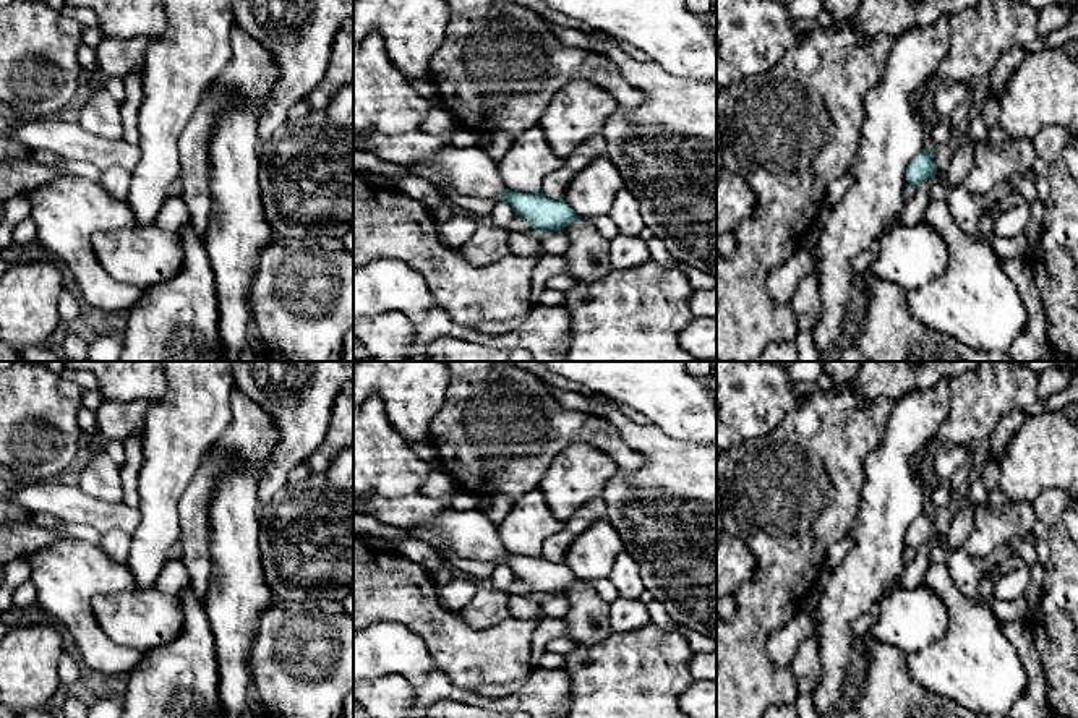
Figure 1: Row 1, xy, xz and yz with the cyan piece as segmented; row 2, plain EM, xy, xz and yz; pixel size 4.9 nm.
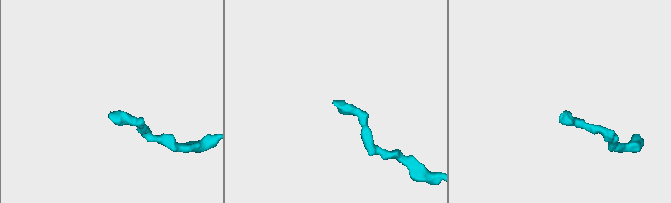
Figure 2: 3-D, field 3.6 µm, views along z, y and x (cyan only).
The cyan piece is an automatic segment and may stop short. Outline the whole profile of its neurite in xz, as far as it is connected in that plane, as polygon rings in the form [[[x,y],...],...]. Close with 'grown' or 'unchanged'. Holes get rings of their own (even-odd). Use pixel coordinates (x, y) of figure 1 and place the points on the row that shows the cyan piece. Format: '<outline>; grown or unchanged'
[[[446,146],[425,160],[407,167],[430,167],[441,182],[431,182],[444,196],[451,191],[468,198],[503,198],[515,214],[525,219],[535,230],[563,230],[579,217],[564,199],[554,201],[541,193],[517,193],[503,185],[496,162],[478,146]]]; grown

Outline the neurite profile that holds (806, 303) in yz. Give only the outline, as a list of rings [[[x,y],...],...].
[[[815,267],[798,284],[791,306],[796,318],[798,332],[812,334],[822,313],[819,276]]]

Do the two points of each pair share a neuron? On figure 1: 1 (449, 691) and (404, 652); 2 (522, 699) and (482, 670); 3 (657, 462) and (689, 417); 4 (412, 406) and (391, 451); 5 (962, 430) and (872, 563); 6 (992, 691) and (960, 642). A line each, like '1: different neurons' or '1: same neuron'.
1: same neuron
2: different neurons
3: different neurons
4: different neurons
5: different neurons
6: same neuron

